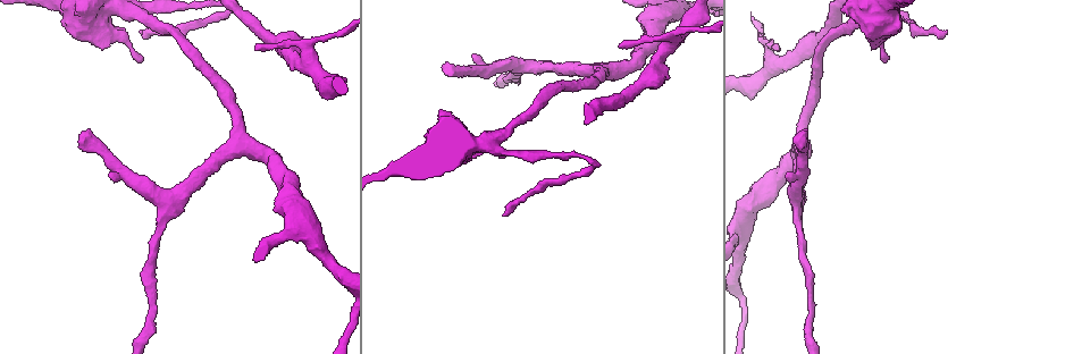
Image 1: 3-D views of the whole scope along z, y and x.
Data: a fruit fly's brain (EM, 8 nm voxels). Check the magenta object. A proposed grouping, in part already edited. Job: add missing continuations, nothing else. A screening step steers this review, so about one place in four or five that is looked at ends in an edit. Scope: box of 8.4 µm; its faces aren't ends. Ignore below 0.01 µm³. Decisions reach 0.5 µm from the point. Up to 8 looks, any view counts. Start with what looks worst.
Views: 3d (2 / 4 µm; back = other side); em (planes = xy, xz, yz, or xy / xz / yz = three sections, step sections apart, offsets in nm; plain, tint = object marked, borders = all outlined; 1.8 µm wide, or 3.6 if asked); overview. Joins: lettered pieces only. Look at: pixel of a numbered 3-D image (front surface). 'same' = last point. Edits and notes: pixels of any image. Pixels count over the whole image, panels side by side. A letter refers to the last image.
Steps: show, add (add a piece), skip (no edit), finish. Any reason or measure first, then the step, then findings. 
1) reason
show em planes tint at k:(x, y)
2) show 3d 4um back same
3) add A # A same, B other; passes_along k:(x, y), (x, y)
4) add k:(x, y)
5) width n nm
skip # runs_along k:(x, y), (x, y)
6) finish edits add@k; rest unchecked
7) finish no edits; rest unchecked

free end
show em planes borders at 1:(84, 137)

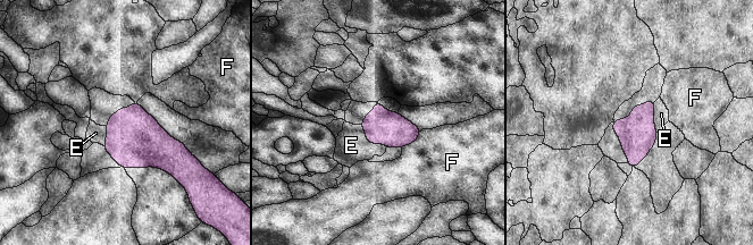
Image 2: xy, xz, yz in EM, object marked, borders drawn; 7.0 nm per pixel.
add E # E same, F other; passes_along 2:(381, 126), (369, 142), (351, 145); the cell continues

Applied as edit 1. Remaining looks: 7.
tapers out
show em planes tint at 1:(140, 31)

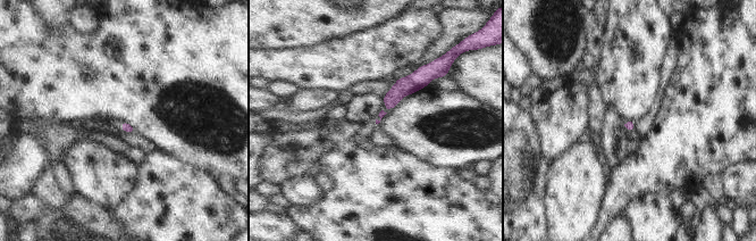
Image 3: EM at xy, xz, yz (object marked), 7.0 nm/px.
what lies round it
show em planes borders same

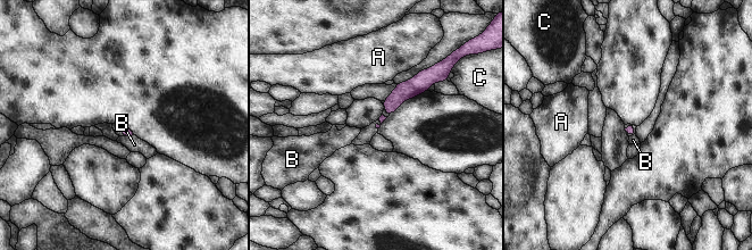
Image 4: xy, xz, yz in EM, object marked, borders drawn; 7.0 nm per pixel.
longest_contact B 90 nm
skip # A other, B other, C other; border 4:(124, 135), (135, 136); no lettered piece goes on from it

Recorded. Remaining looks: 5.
sudden change in width
show em yz step 4 tint at 1:(322, 36)

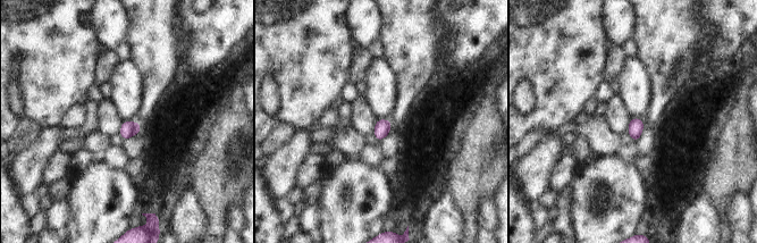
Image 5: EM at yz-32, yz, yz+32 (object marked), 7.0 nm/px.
another direction
show em planes tint same

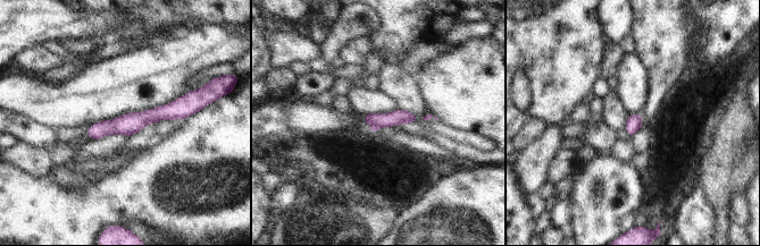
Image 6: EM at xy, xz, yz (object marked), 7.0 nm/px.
what lies round it
show em planes borders same

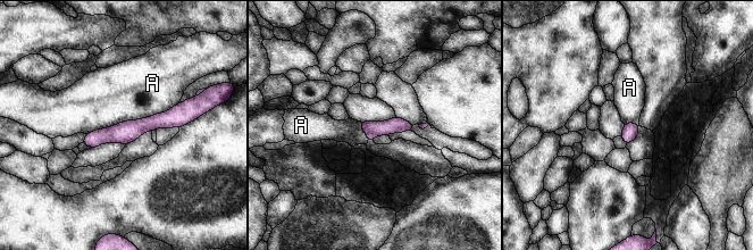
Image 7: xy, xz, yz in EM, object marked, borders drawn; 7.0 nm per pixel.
skip # A other; runs_along 7:(187, 115), (86, 141); none of them fits

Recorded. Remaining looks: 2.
finish edits add@2; rest unchecked

